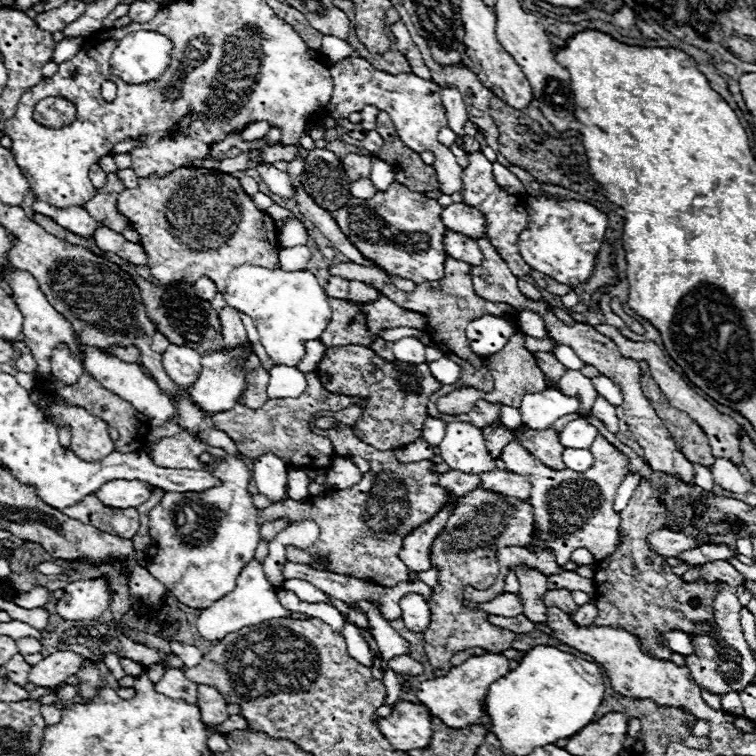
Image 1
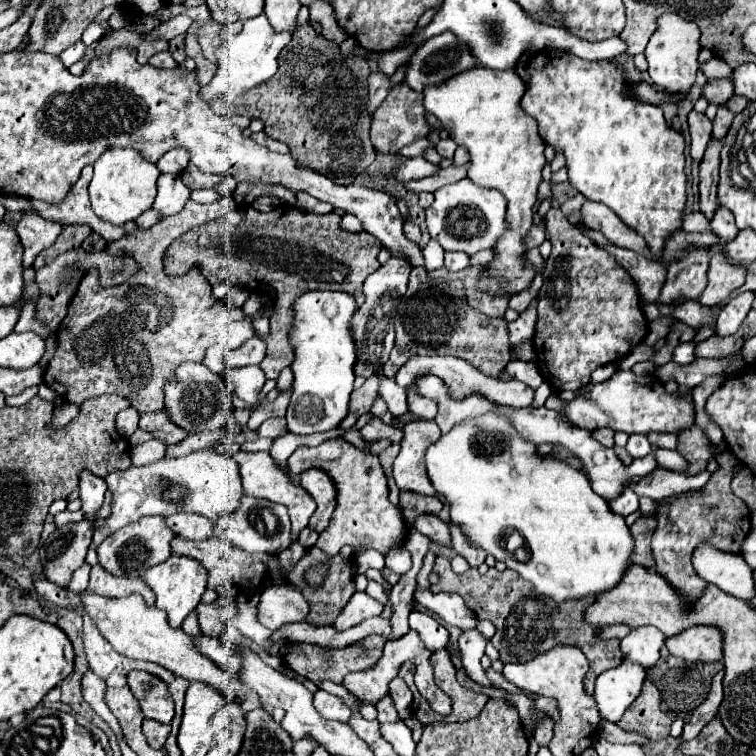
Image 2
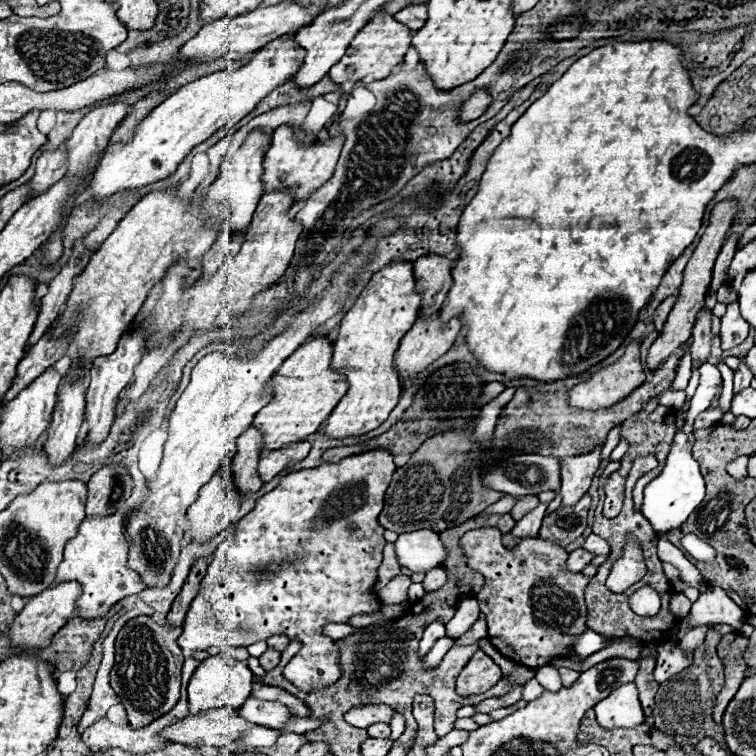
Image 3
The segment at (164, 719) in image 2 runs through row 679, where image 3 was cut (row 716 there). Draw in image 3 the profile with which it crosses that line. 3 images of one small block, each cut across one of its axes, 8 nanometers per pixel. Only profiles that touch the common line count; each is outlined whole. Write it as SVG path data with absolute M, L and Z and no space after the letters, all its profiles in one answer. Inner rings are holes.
M150 616L128 620L116 638L116 662L112 668L112 688L126 706L128 720L134 728L142 728L156 716L174 708L180 698L182 650L176 646L180 628L156 622Z

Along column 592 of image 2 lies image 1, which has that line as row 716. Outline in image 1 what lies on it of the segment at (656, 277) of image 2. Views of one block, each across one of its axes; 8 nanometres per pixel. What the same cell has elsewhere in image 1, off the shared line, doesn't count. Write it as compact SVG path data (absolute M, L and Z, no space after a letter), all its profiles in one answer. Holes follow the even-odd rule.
M230 716L226 720L226 724L222 724L220 732L226 734L226 732L232 732L232 730L246 730L246 728L248 728L248 722L242 716Z

